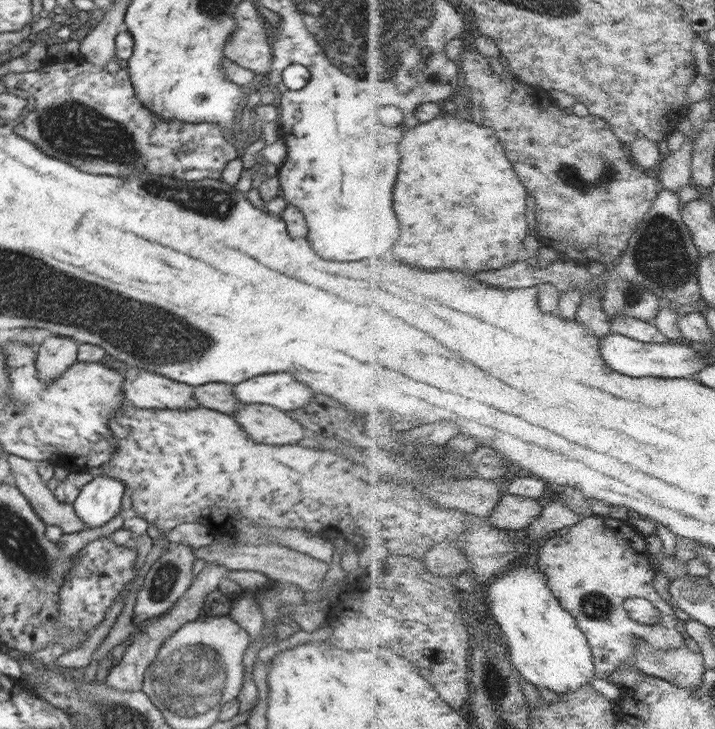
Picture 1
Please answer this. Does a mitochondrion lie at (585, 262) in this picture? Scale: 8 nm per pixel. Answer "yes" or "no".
no

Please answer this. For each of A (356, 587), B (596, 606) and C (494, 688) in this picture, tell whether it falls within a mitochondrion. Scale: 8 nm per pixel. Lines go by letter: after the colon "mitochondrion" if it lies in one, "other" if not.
A: other
B: mitochondrion
C: mitochondrion

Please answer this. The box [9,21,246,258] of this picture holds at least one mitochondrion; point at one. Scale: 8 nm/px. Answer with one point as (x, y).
(80, 132)

